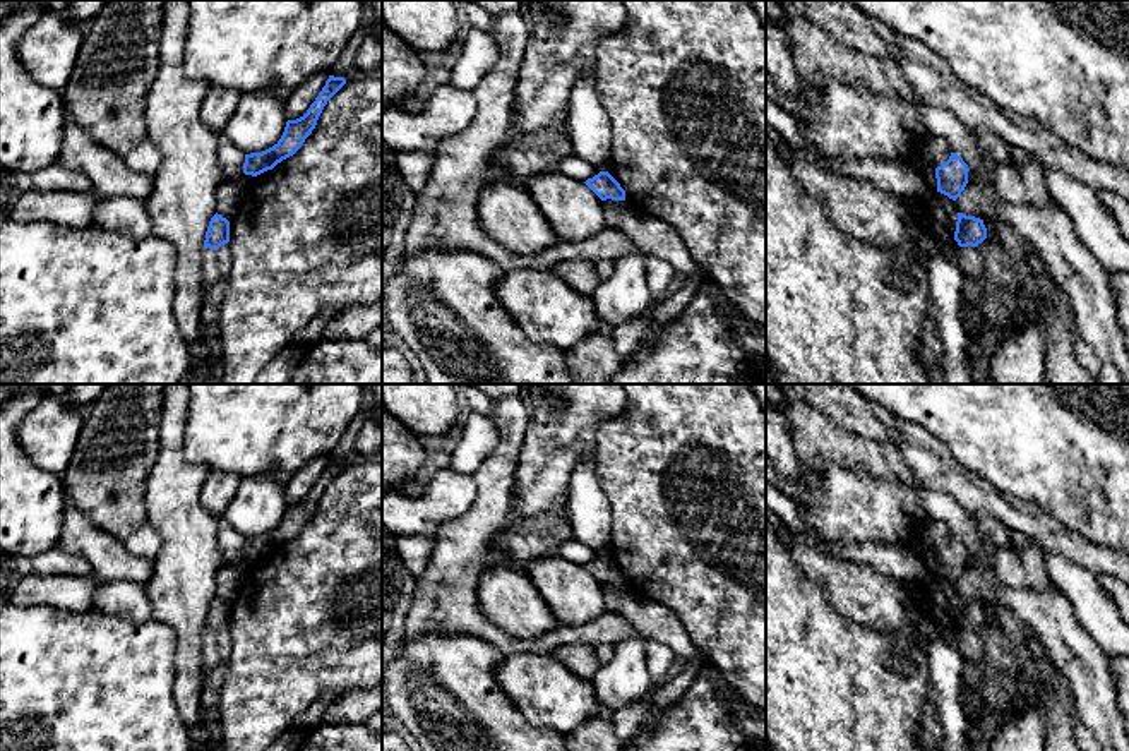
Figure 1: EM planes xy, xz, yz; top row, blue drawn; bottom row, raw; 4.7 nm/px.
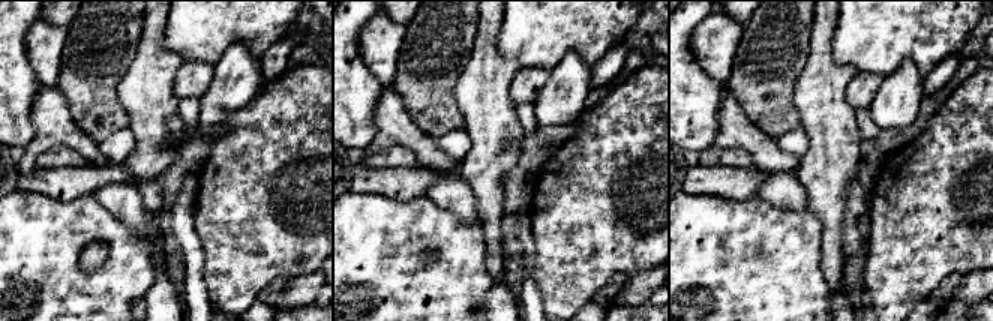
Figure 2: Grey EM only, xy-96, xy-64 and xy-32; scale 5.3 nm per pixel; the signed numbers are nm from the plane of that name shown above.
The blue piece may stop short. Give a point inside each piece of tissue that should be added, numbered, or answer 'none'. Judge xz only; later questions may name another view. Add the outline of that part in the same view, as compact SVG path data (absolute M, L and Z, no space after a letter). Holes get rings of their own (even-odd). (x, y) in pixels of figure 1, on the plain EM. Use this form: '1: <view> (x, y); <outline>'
none

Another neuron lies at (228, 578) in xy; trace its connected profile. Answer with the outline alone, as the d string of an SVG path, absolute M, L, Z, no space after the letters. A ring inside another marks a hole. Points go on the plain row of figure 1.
M224 564L216 574L216 597L231 605L240 592L243 568Z

